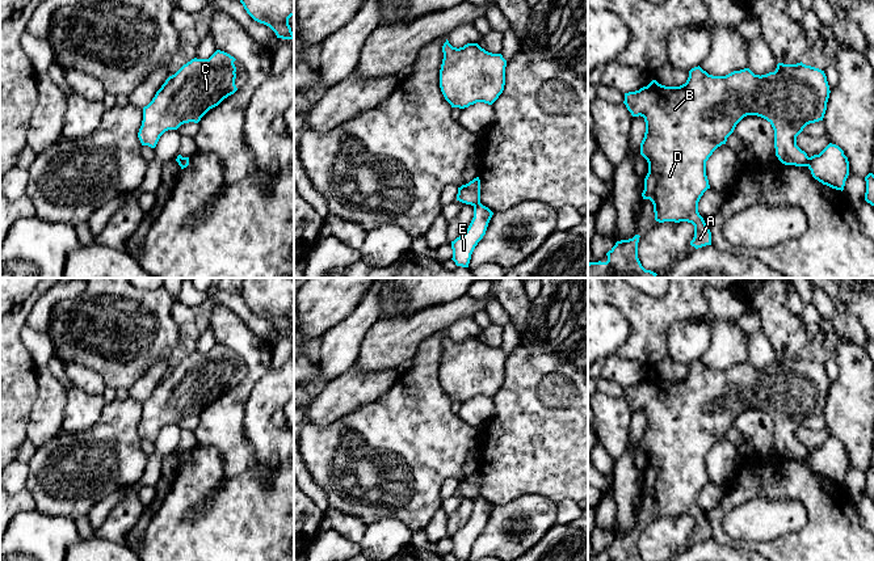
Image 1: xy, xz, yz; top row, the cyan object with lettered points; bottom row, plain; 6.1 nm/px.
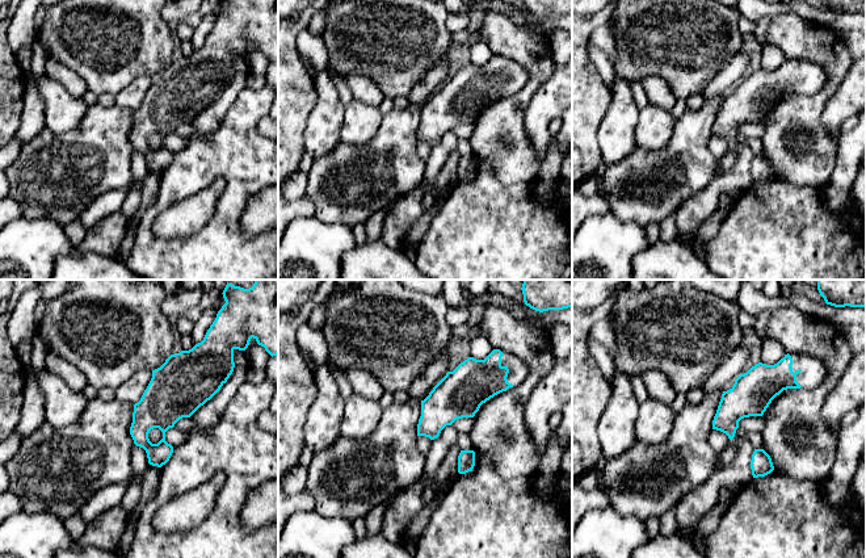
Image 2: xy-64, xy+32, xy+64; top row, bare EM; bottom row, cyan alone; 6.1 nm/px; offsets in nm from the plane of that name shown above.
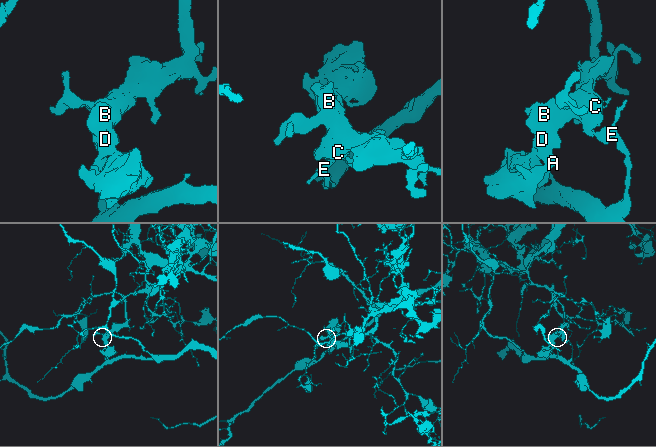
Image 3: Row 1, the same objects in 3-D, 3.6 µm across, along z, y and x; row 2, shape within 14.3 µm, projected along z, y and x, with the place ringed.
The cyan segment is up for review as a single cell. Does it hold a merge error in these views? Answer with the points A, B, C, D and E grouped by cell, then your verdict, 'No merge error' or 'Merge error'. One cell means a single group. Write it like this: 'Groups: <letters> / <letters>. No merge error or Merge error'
Groups: A B C D / E. Merge error

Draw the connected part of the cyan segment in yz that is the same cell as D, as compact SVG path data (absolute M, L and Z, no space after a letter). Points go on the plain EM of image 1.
M778 357L774 366L755 368L749 362L734 364L726 370L713 370L699 359L689 364L689 371L680 380L665 380L652 374L647 380L635 385L625 387L627 404L633 410L643 410L646 416L644 431L640 436L640 448L648 456L648 467L644 472L643 493L654 498L655 514L688 515L694 519L694 531L690 539L696 543L711 539L711 526L698 506L698 495L703 486L710 482L706 469L706 455L713 446L726 438L736 418L747 409L757 409L766 413L774 423L776 450L785 459L807 460L808 450L797 439L797 430L803 422L823 414L829 392L829 379L824 364L806 359Z

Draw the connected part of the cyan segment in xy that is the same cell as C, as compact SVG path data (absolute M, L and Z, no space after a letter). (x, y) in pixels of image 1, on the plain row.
M217 343L209 353L192 353L169 370L152 395L143 401L143 414L138 426L142 439L155 442L168 423L194 416L224 392L234 388L236 353Z

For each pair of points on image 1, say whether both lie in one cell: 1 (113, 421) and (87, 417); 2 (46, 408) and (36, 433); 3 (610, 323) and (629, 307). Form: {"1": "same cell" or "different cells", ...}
{"1": "different cells", "2": "same cell", "3": "different cells"}

